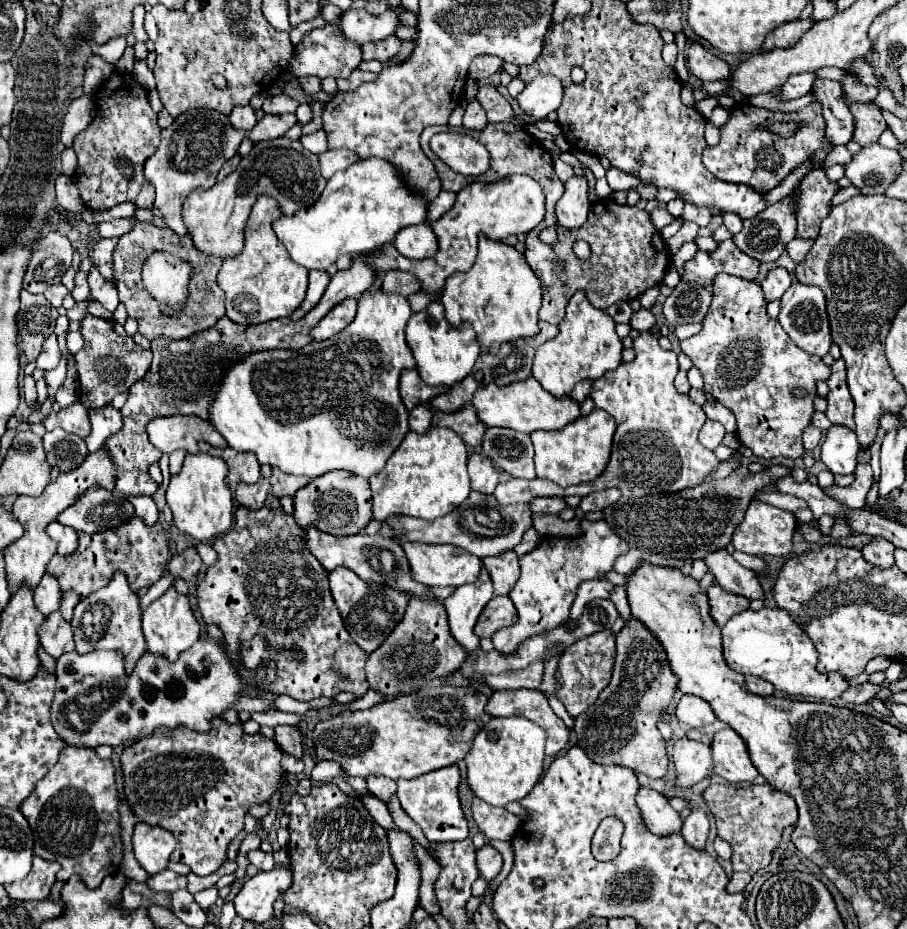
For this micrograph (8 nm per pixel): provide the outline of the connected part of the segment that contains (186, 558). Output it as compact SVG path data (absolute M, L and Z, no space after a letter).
M193 547L175 553L169 561L169 571L173 573L173 577L181 577L181 579L191 579L193 575L197 575L197 571L201 569L201 559L197 555L197 551Z

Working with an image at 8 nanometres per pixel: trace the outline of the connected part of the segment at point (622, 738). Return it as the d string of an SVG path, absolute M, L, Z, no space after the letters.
M631 617L623 629L615 633L615 639L617 657L611 683L603 689L597 703L575 719L579 747L599 765L615 763L657 779L667 773L667 743L657 723L661 721L661 713L667 711L679 679L667 663L663 645L639 619Z

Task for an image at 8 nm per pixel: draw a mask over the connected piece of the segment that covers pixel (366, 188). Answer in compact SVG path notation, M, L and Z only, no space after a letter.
M371 157L335 173L313 207L299 209L291 217L281 215L273 221L273 231L297 265L327 269L341 255L371 253L391 243L399 229L423 223L425 215L427 203L407 191L393 165Z

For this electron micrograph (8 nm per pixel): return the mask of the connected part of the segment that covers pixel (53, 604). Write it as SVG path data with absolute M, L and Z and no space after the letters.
M43 575L39 585L35 587L35 605L43 615L49 615L59 609L59 583L51 575Z

